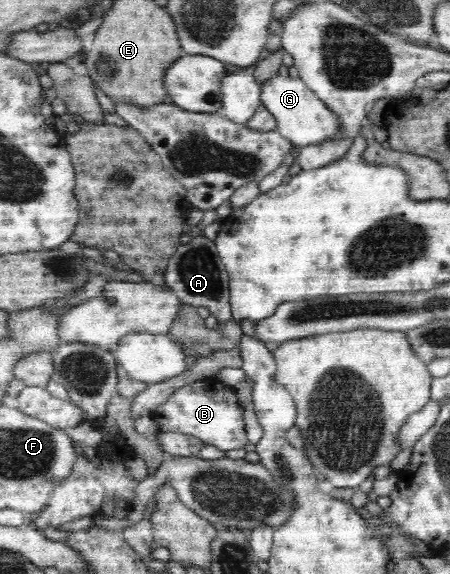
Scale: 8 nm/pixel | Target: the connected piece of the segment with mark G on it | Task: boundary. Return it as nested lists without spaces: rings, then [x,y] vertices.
[[[279,74],[260,85],[262,104],[275,117],[276,130],[296,148],[334,140],[343,131],[343,120],[332,112],[300,77]]]

